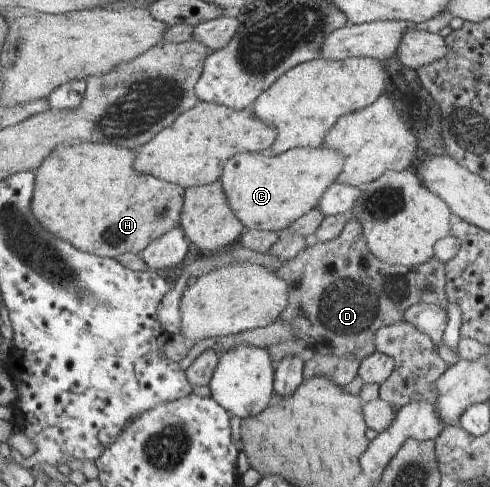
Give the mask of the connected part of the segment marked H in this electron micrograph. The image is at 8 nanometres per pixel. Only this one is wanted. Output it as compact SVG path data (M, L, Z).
M79 141L59 144L42 163L36 178L33 211L43 228L71 242L78 250L116 259L122 253L140 254L151 242L181 226L186 188L178 183L163 181L142 174L134 168L134 150L114 144Z

